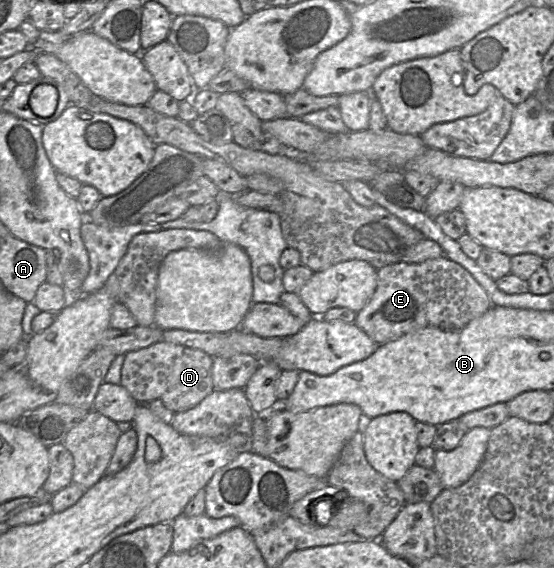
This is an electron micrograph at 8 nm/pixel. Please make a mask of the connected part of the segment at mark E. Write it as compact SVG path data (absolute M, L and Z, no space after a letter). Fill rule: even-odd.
M445 256L422 263L398 262L385 266L377 270L377 279L372 298L357 312L354 323L378 345L429 326L460 330L493 306L475 278Z

